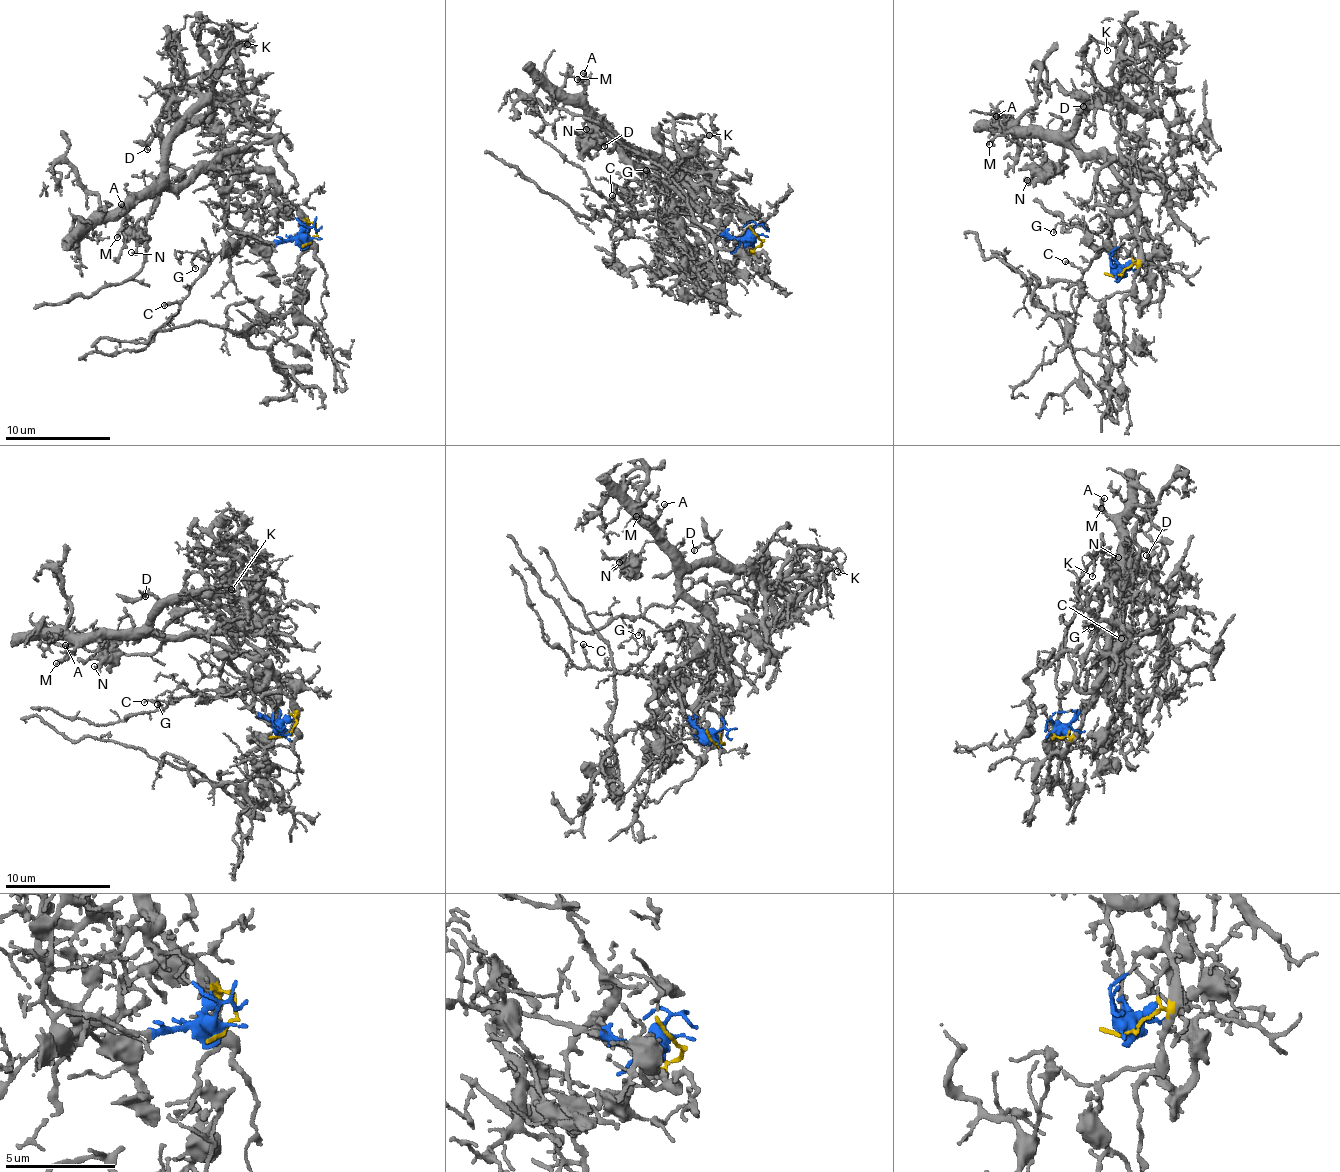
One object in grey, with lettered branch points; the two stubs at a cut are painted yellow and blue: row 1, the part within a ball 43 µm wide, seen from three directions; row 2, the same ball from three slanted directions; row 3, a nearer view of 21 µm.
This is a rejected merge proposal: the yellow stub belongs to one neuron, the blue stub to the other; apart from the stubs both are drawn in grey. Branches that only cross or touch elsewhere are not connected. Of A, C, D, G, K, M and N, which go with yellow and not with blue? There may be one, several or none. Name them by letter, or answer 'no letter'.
A, D, K, M, N

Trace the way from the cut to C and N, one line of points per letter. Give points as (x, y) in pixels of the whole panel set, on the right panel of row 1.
C: (1112, 275), (1120, 263), (1112, 235), (1089, 266), (1082, 269), (1064, 261)
N: (1112, 275), (1139, 255), (1139, 206), (1109, 157), (1064, 147), (1045, 136), (1040, 141), (1045, 163), (1027, 179)

